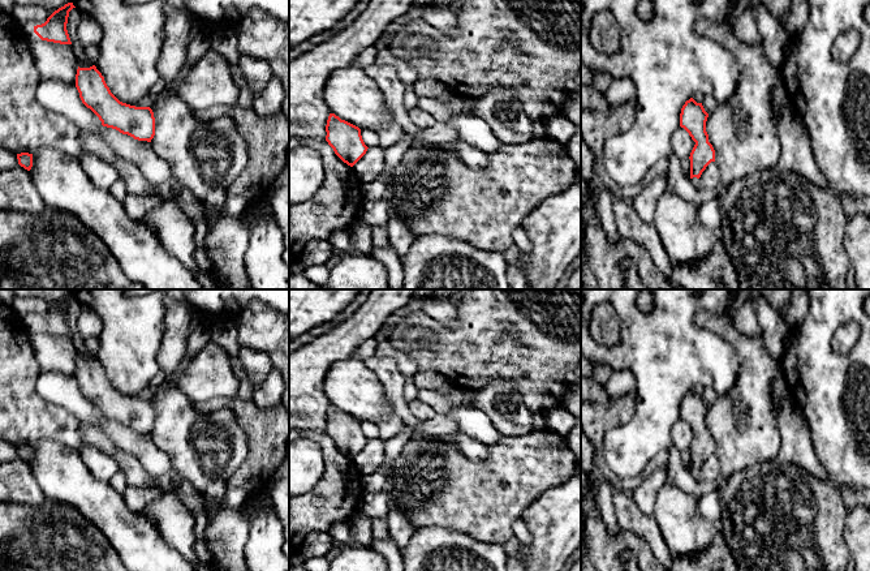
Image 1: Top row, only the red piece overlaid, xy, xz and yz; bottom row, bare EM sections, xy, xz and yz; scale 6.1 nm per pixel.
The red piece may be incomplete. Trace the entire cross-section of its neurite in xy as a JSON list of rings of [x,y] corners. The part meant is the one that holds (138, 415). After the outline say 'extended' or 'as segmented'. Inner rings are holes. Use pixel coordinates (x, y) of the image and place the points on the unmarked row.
[[[95,357],[90,360],[78,359],[76,379],[82,395],[99,409],[103,418],[116,421],[138,433],[151,434],[155,428],[152,402],[120,394],[111,385]]] | as segmented

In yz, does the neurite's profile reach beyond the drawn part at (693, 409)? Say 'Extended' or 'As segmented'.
Extended

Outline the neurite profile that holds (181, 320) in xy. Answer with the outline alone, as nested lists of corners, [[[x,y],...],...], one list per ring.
[[[169,295],[164,300],[164,306],[164,332],[158,364],[164,378],[169,378],[178,370],[188,349],[189,336],[202,322],[202,318],[195,309],[184,301],[173,300]]]

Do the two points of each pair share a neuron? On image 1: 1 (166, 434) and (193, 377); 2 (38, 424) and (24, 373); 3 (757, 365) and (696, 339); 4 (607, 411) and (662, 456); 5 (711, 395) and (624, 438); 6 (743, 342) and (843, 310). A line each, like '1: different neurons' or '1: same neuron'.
1: different neurons
2: same neuron
3: different neurons
4: same neuron
5: different neurons
6: different neurons

